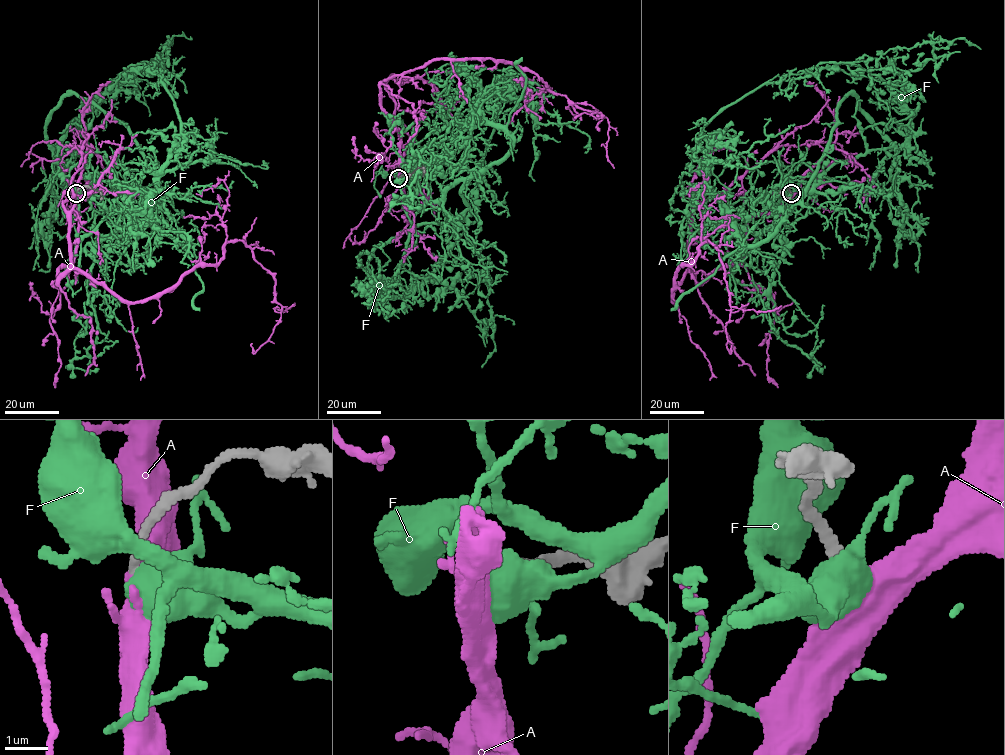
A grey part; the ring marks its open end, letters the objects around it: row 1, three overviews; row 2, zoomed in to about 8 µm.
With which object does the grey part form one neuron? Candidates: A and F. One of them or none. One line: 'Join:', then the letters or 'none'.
Join: A

